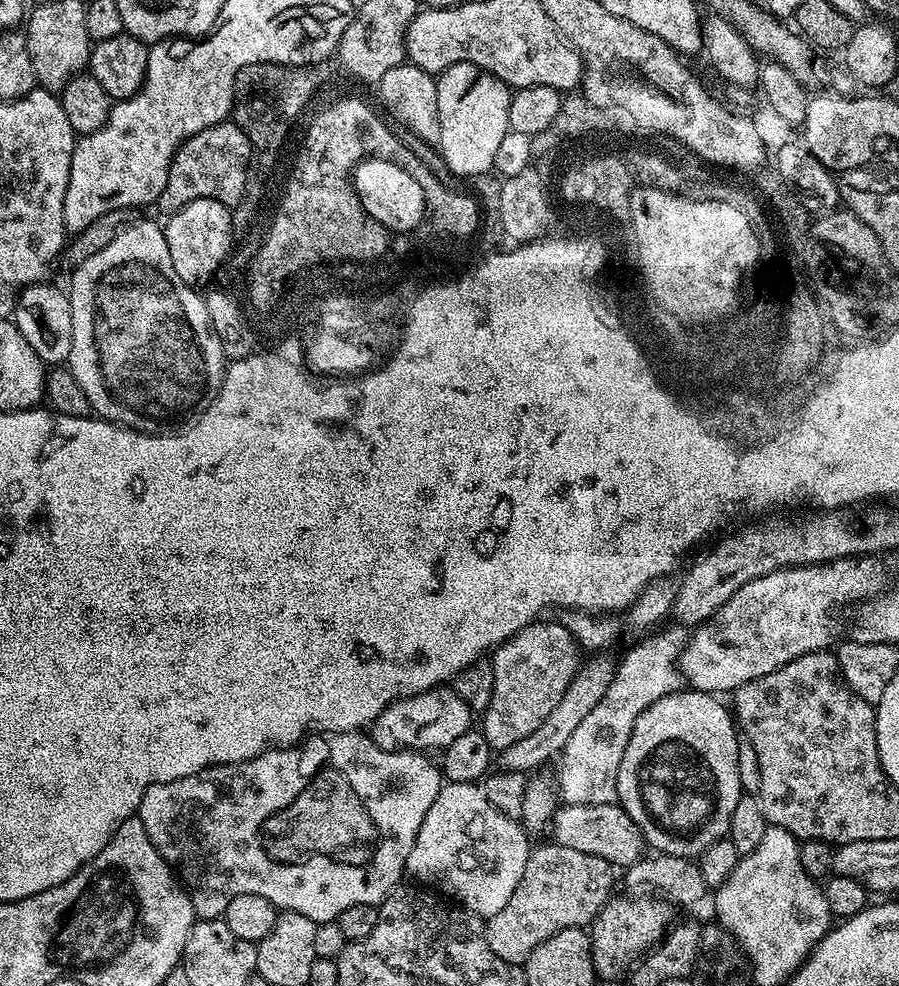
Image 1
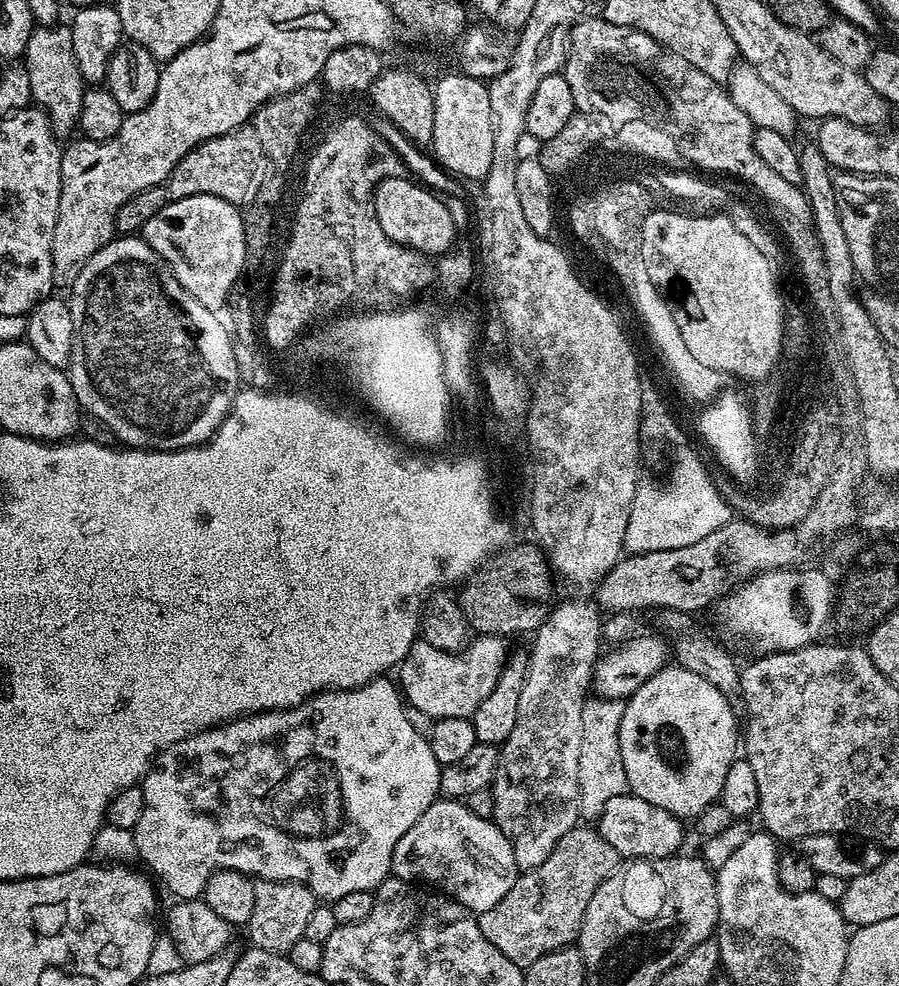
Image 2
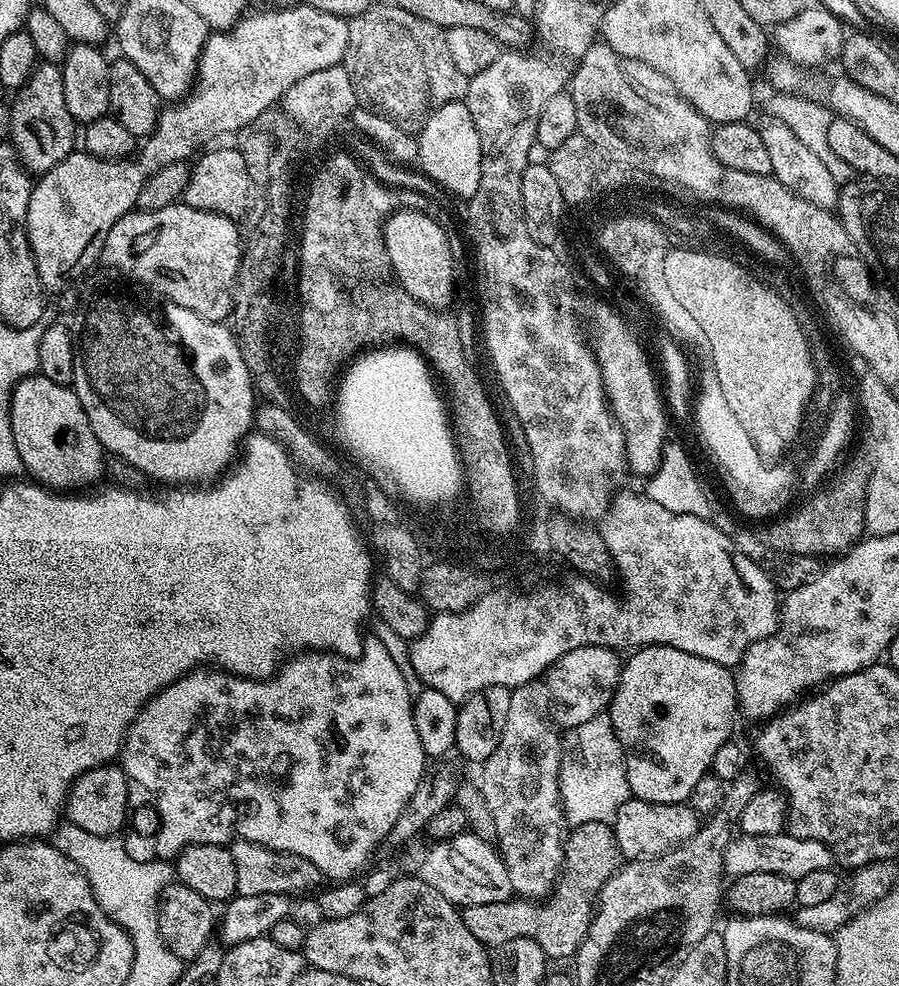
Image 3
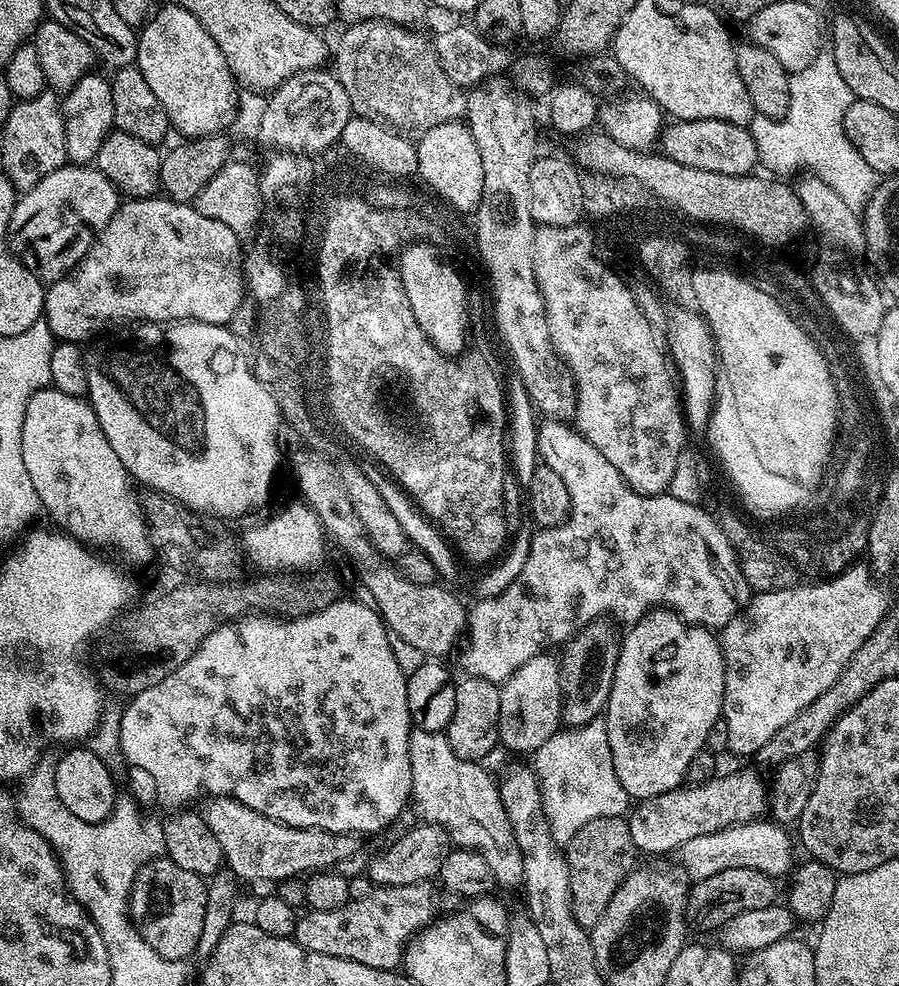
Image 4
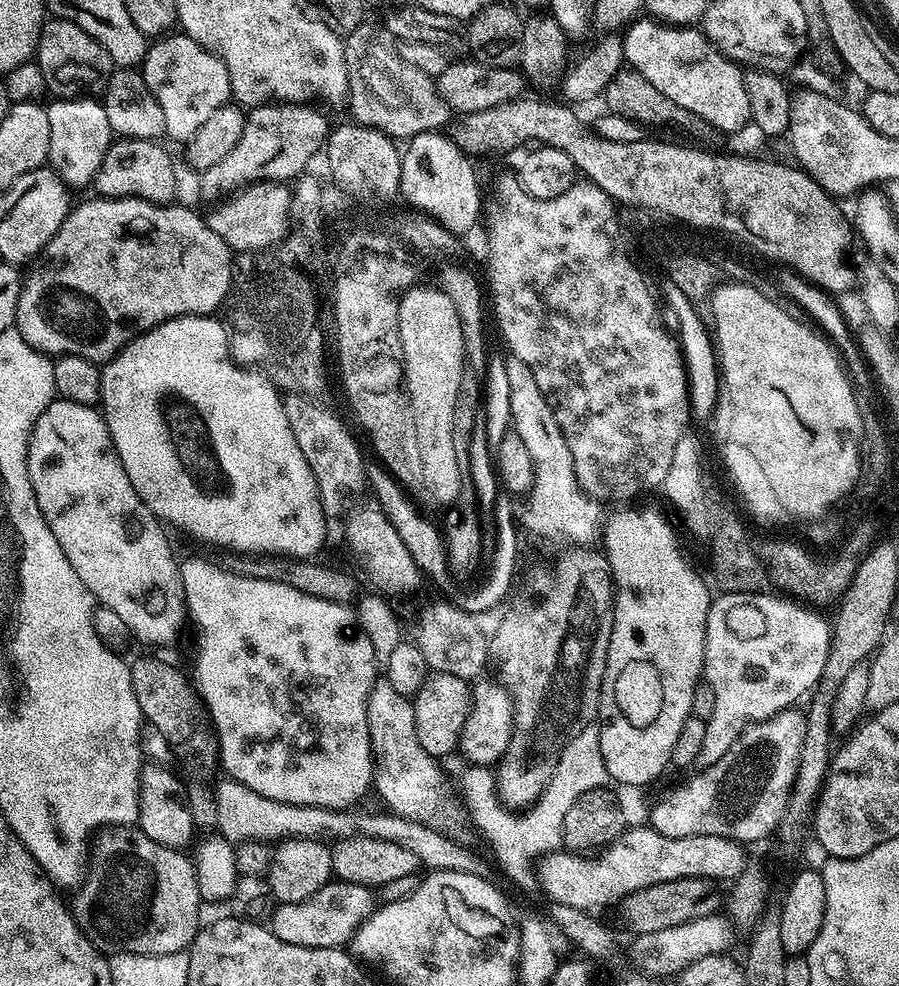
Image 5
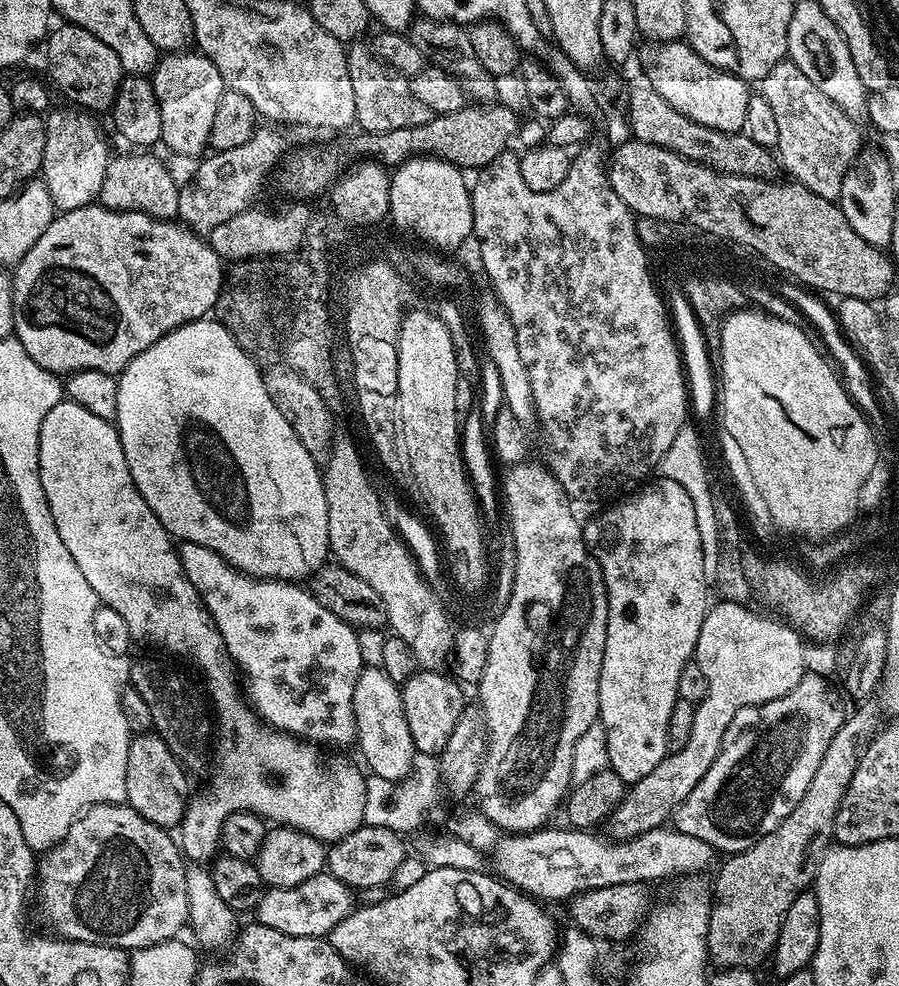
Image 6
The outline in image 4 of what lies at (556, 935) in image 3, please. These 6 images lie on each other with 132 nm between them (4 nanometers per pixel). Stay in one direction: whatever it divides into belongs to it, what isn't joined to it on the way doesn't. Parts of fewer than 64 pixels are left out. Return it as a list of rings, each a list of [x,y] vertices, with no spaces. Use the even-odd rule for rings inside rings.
[[[601,814],[588,820],[566,842],[566,859],[568,874],[572,882],[572,913],[576,921],[584,928],[591,930],[615,894],[617,885],[623,883],[630,872],[628,855],[634,852],[630,838],[627,819],[620,816]]]

